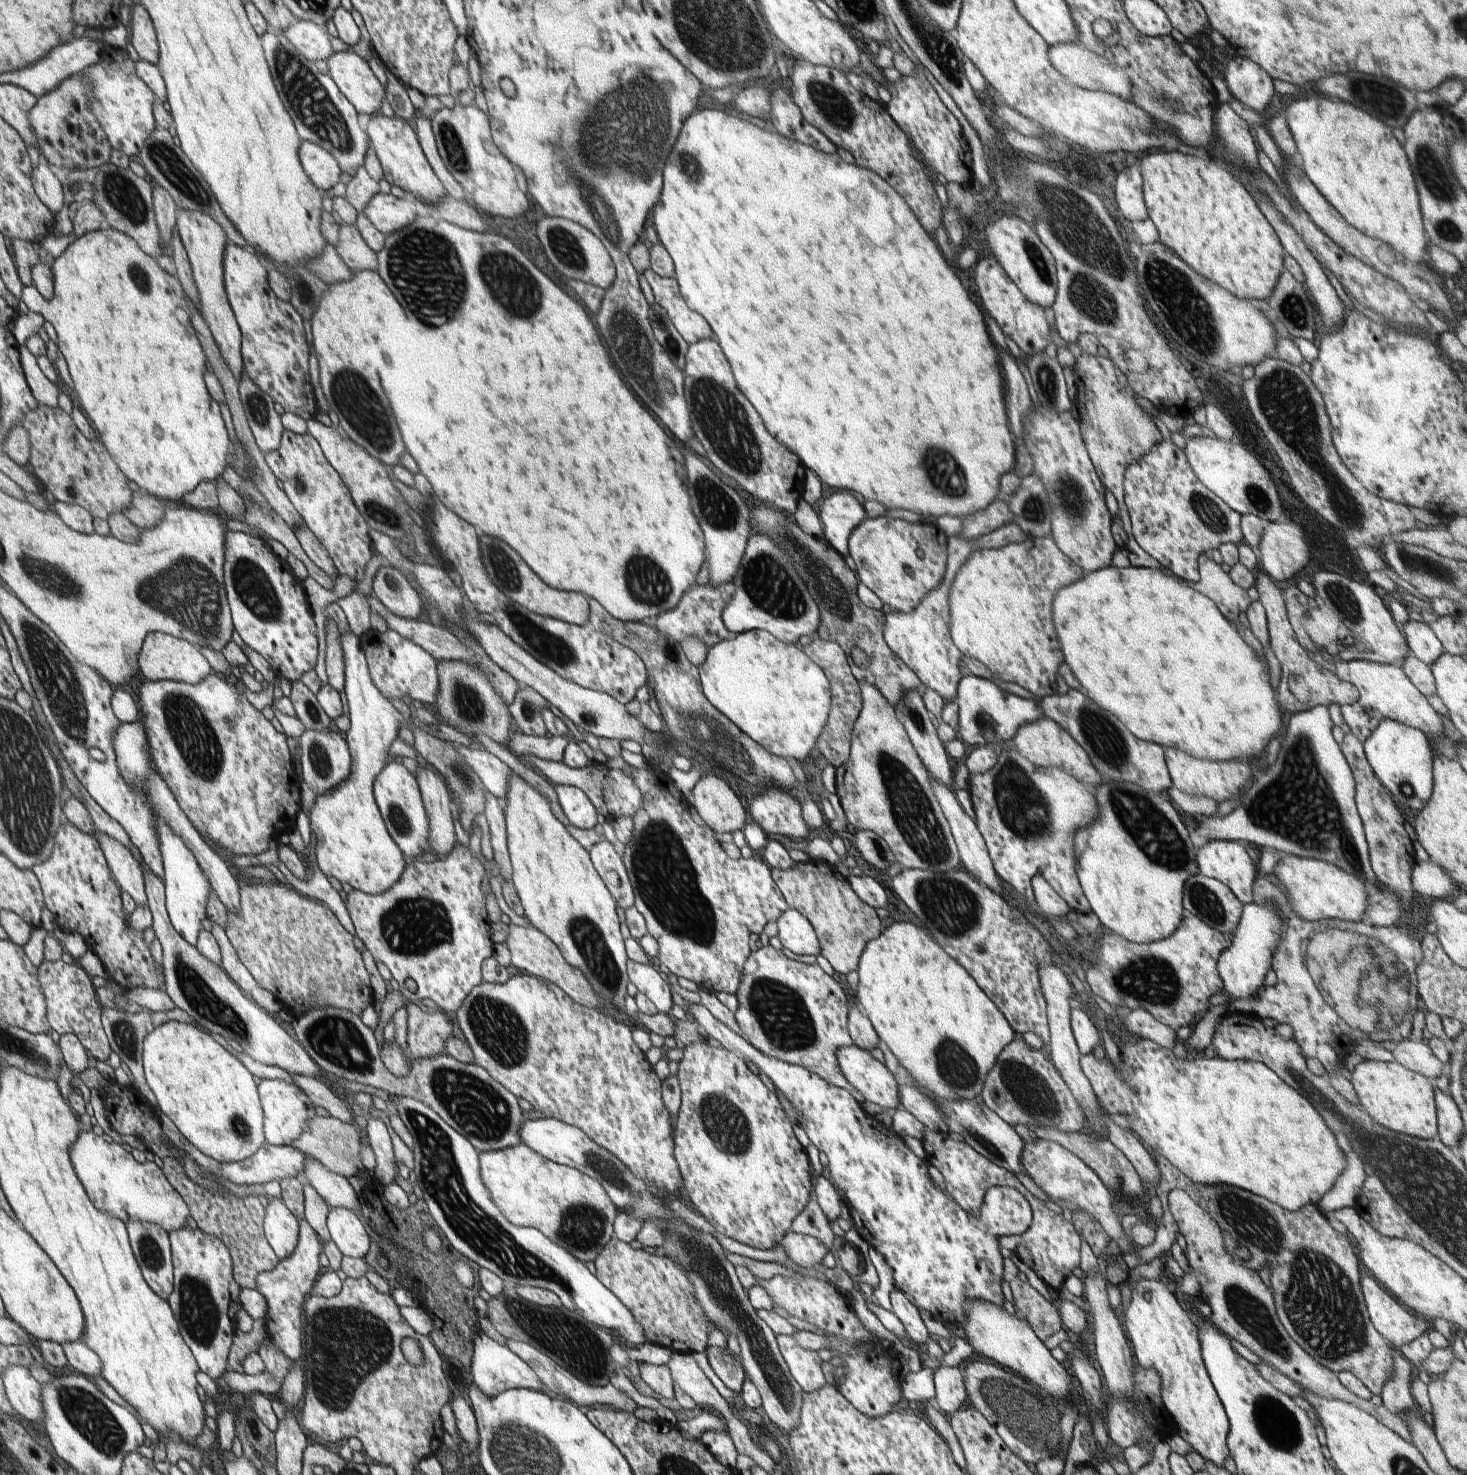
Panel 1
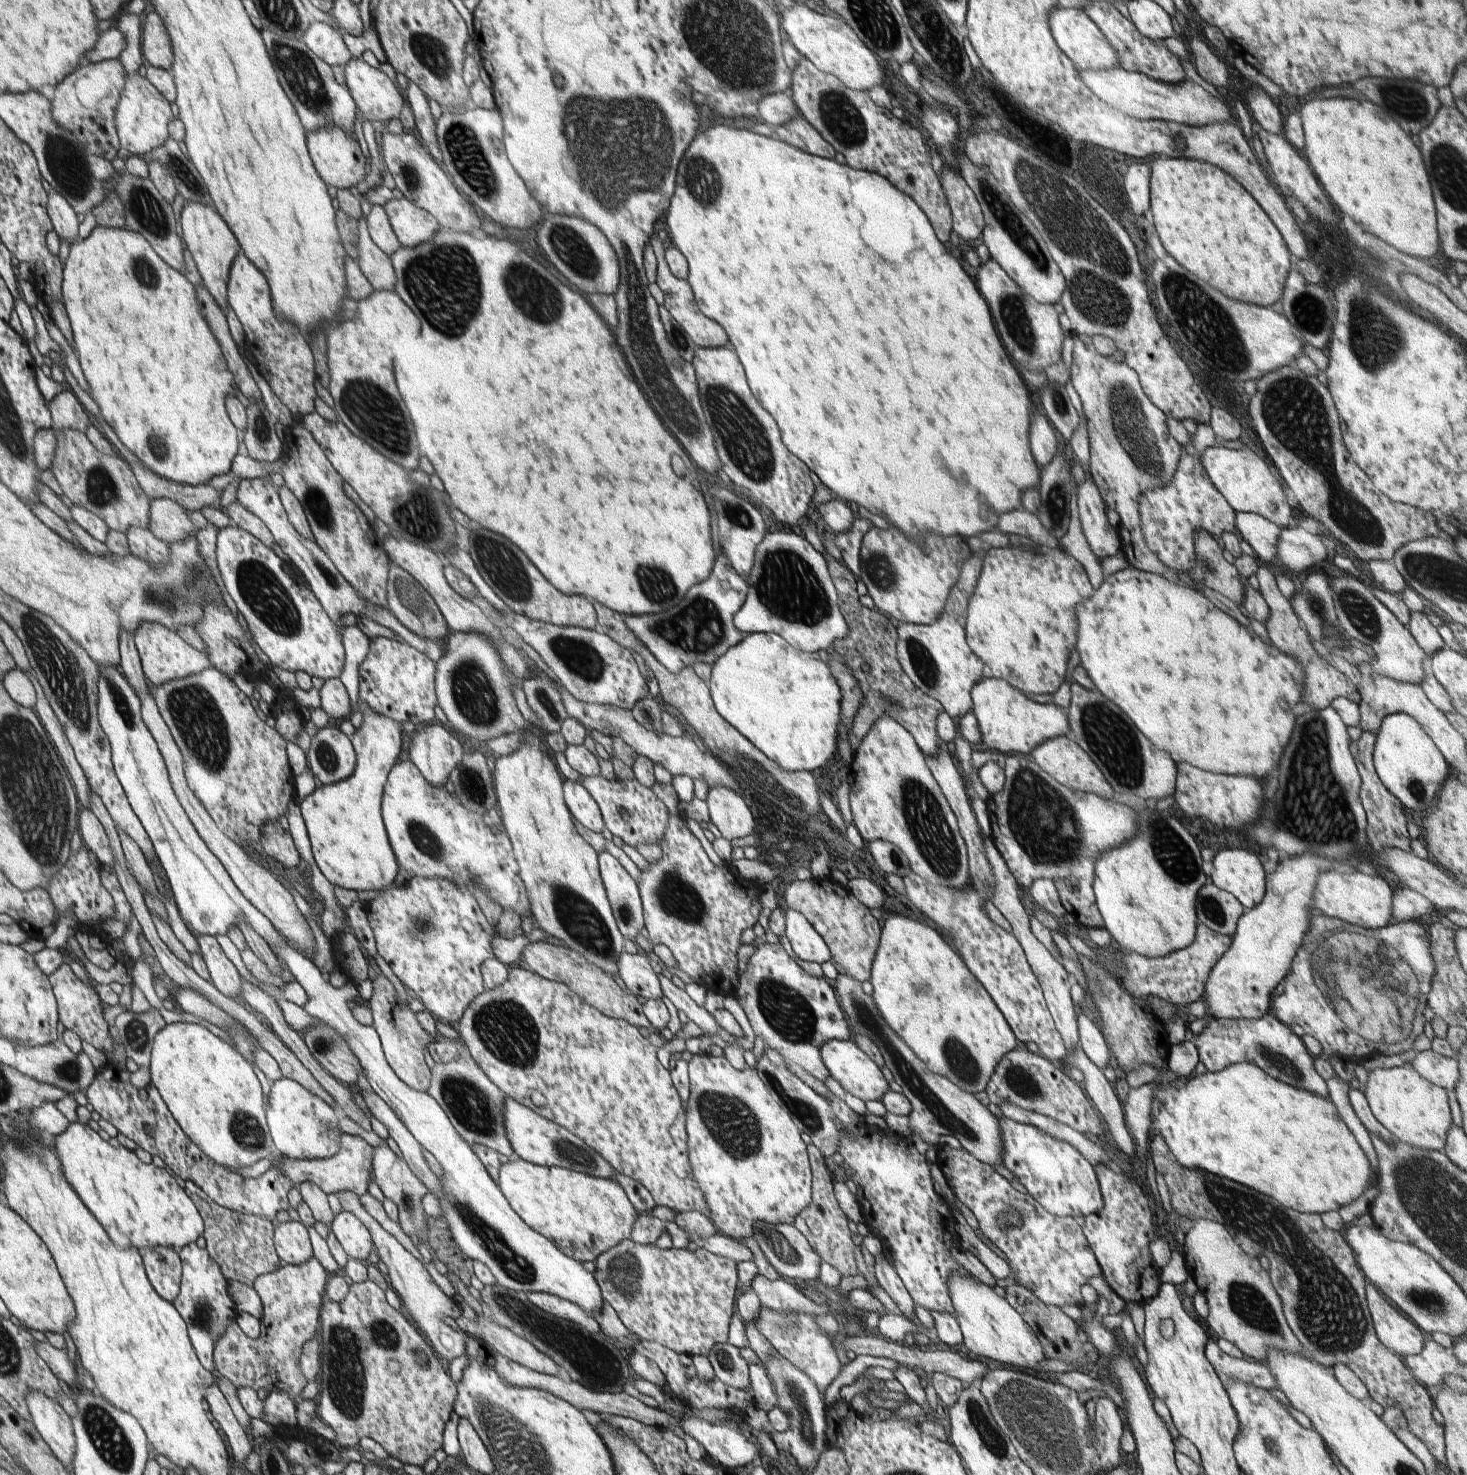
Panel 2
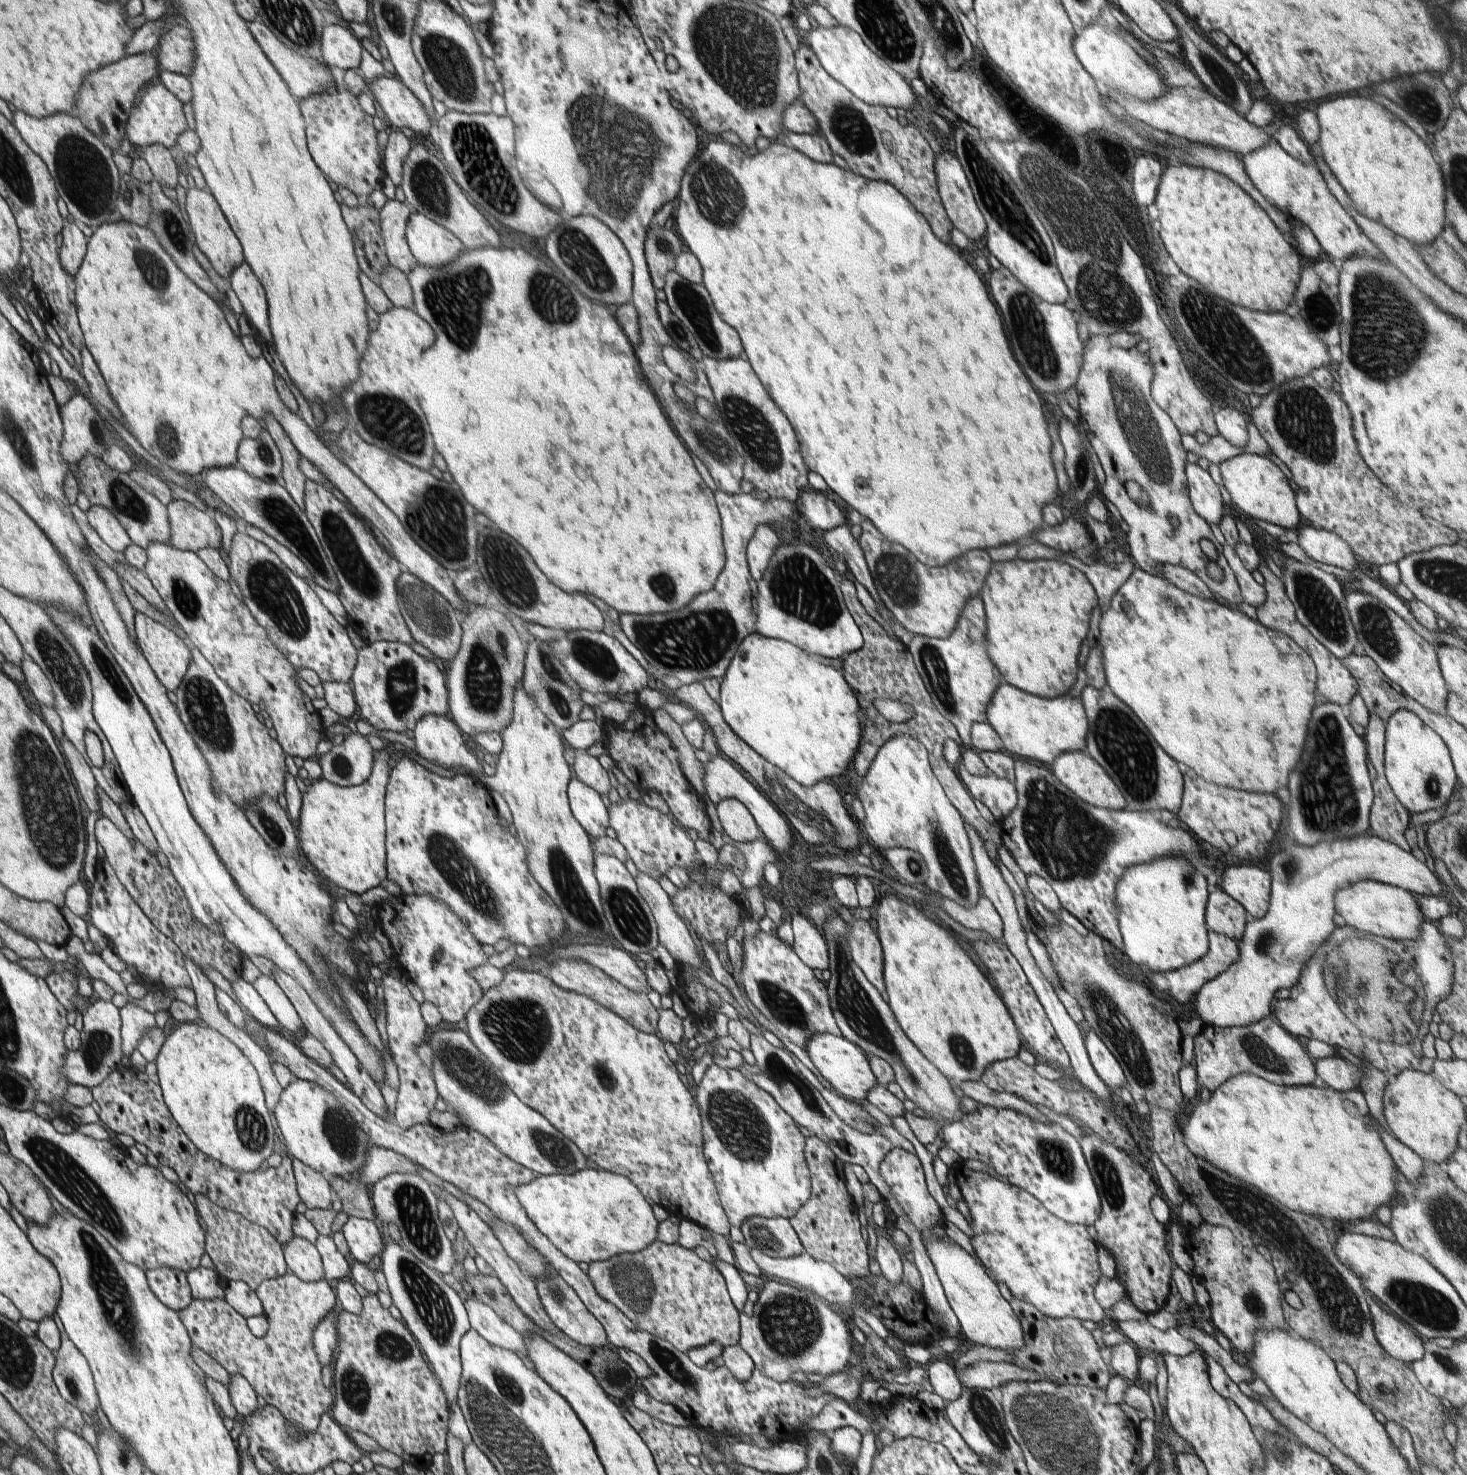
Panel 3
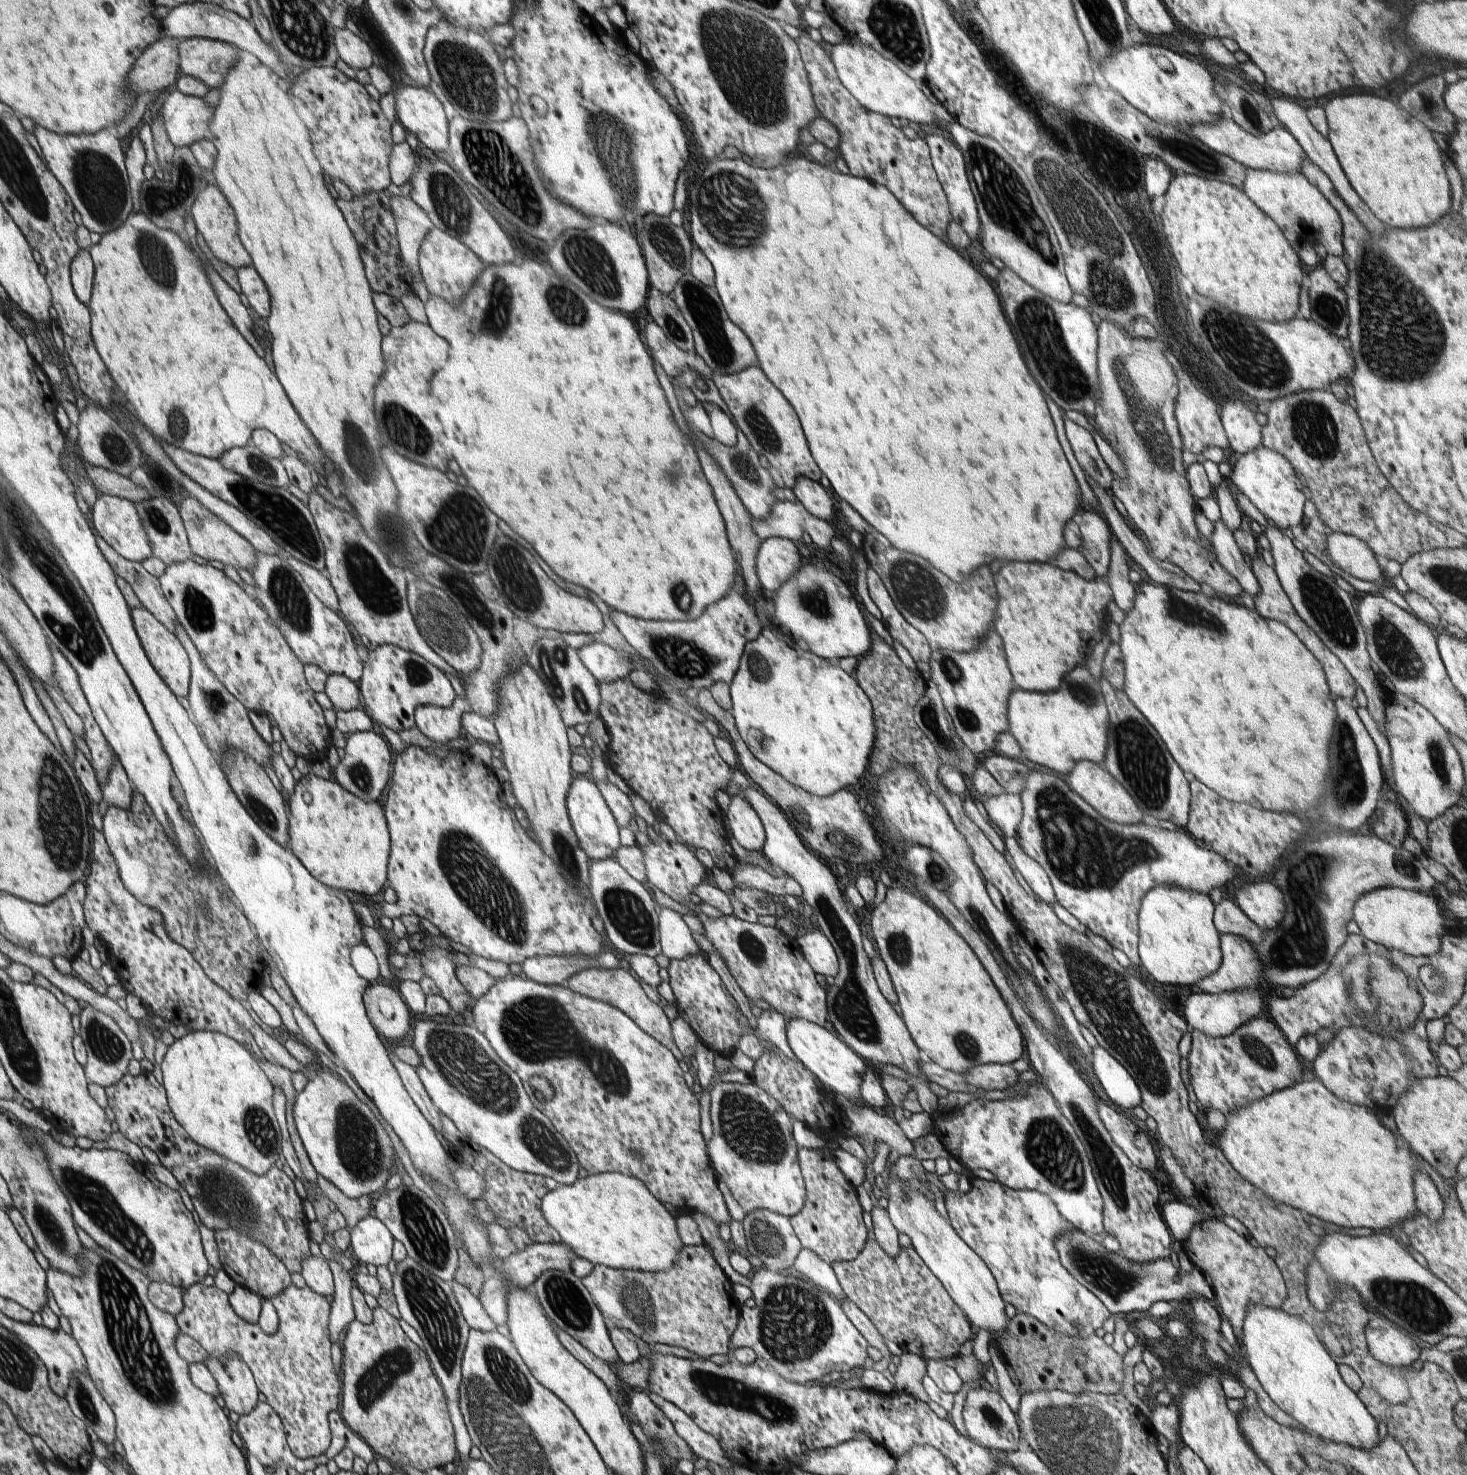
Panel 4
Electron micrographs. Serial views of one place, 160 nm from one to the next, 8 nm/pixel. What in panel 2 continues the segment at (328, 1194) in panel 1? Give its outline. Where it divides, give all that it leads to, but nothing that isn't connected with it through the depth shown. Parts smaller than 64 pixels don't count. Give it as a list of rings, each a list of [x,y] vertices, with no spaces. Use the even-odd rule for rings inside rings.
[[[341,1191],[337,1193],[336,1196],[339,1198],[343,1210],[358,1216],[366,1225],[366,1228],[373,1233],[374,1246],[380,1255],[380,1261],[384,1262],[387,1266],[390,1284],[400,1297],[402,1309],[408,1311],[410,1316],[413,1316],[414,1322],[425,1334],[426,1340],[430,1346],[432,1346],[438,1358],[451,1363],[454,1358],[462,1356],[462,1354],[465,1353],[465,1340],[463,1336],[456,1332],[455,1329],[452,1329],[452,1326],[444,1322],[444,1318],[454,1318],[456,1320],[462,1317],[462,1311],[454,1304],[454,1300],[448,1298],[448,1296],[438,1288],[438,1284],[430,1278],[424,1262],[417,1259],[413,1254],[410,1254],[394,1236],[386,1232],[386,1229],[382,1228],[382,1226],[370,1216],[370,1213],[360,1204],[359,1197],[356,1193],[352,1191]]]

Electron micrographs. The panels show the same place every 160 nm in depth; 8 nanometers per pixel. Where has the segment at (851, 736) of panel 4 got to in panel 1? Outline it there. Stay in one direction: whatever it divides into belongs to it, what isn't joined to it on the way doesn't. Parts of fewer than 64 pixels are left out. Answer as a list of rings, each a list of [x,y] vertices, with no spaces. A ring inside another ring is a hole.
[[[751,630],[743,633],[733,634],[733,638],[726,639],[711,646],[707,650],[706,660],[698,667],[700,682],[703,693],[710,701],[710,704],[717,708],[726,718],[729,718],[742,732],[745,732],[754,742],[762,745],[766,751],[771,752],[779,757],[796,758],[798,761],[804,760],[808,755],[816,753],[818,737],[824,730],[827,723],[827,718],[831,709],[831,684],[826,673],[816,664],[804,651],[799,650],[793,644],[786,644],[778,640],[771,632],[767,630]]]

